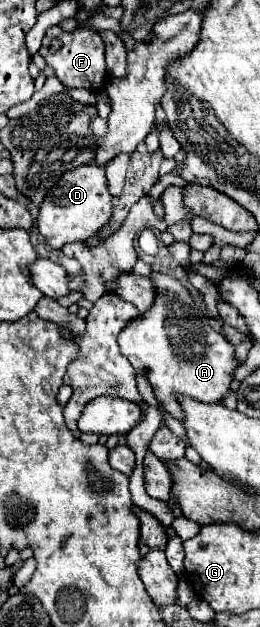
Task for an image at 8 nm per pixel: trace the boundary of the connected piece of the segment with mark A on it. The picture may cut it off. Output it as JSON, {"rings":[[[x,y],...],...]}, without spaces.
{"rings":[[[153,273],[151,281],[155,287],[155,303],[123,327],[117,343],[129,363],[151,381],[153,391],[165,409],[175,419],[183,421],[183,411],[173,393],[183,393],[203,403],[221,403],[229,393],[237,359],[233,345],[221,333],[211,329],[207,315],[197,307],[181,281],[165,273]]]}

